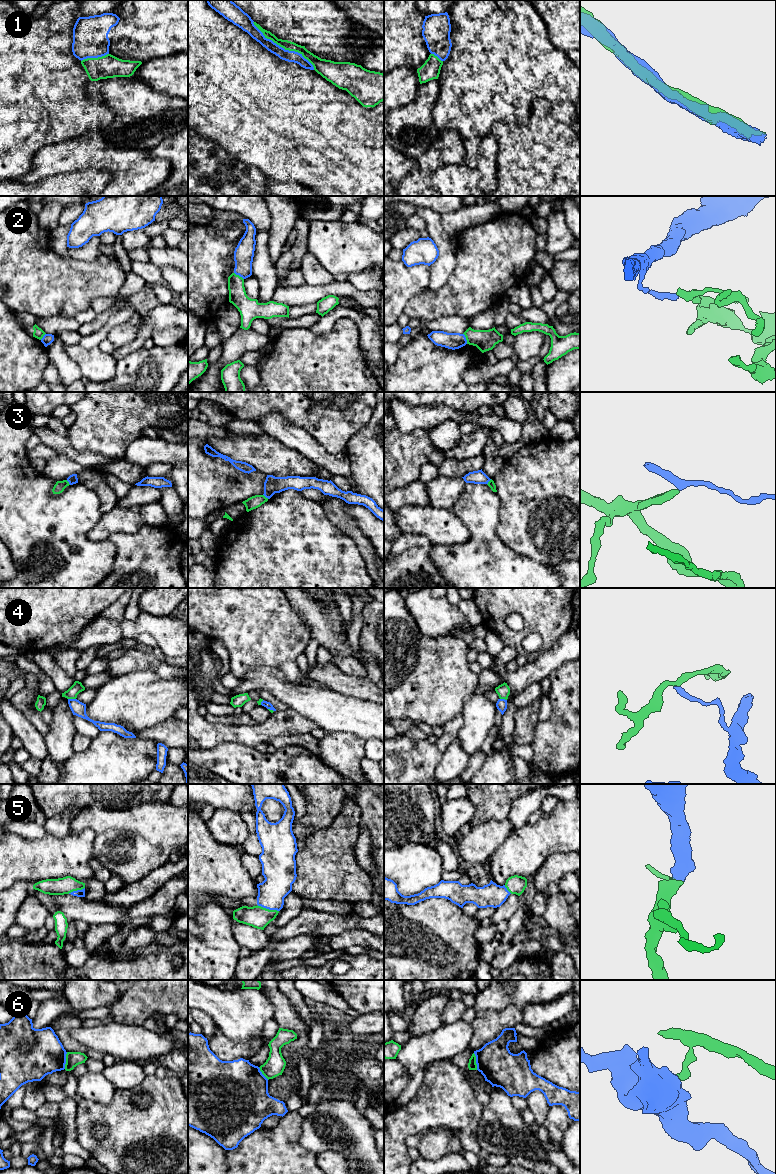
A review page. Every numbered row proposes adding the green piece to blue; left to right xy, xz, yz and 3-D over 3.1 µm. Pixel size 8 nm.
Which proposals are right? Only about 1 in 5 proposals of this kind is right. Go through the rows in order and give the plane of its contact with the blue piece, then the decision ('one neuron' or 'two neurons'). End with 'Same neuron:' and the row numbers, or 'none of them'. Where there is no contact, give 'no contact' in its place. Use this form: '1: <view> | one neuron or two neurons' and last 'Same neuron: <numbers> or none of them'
1: xz | two neurons
2: yz | two neurons
3: xz | two neurons
4: xy | two neurons
5: xz | one neuron
6: xy | two neurons
Same neuron: 5

